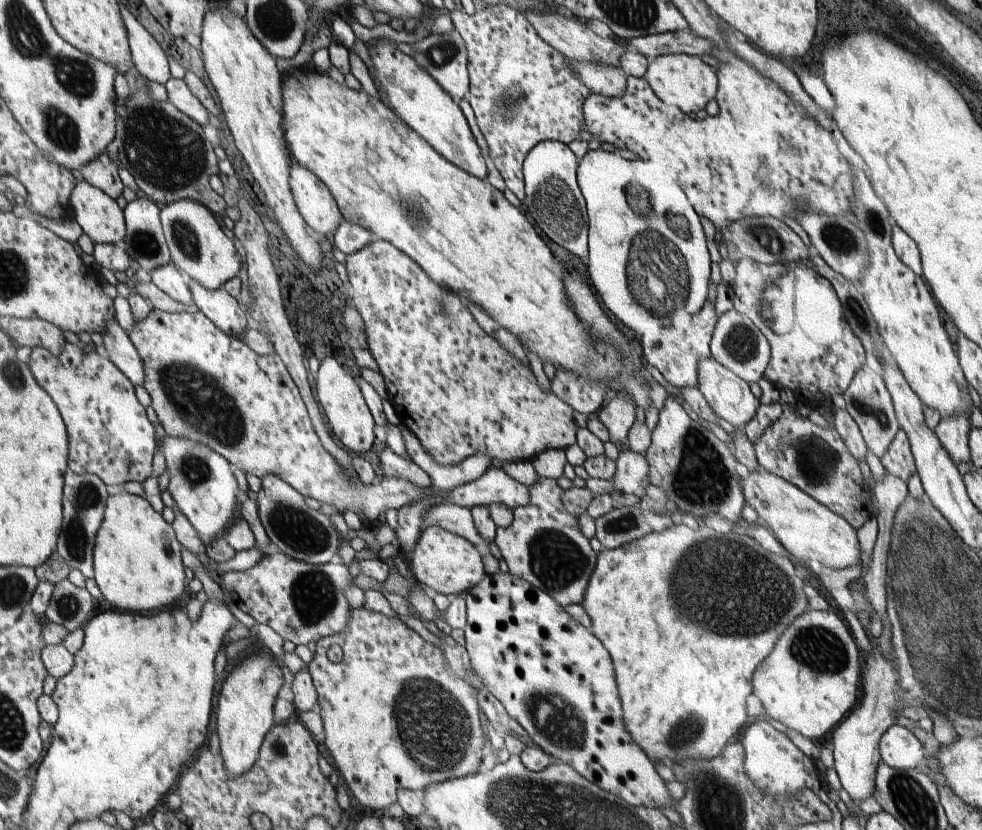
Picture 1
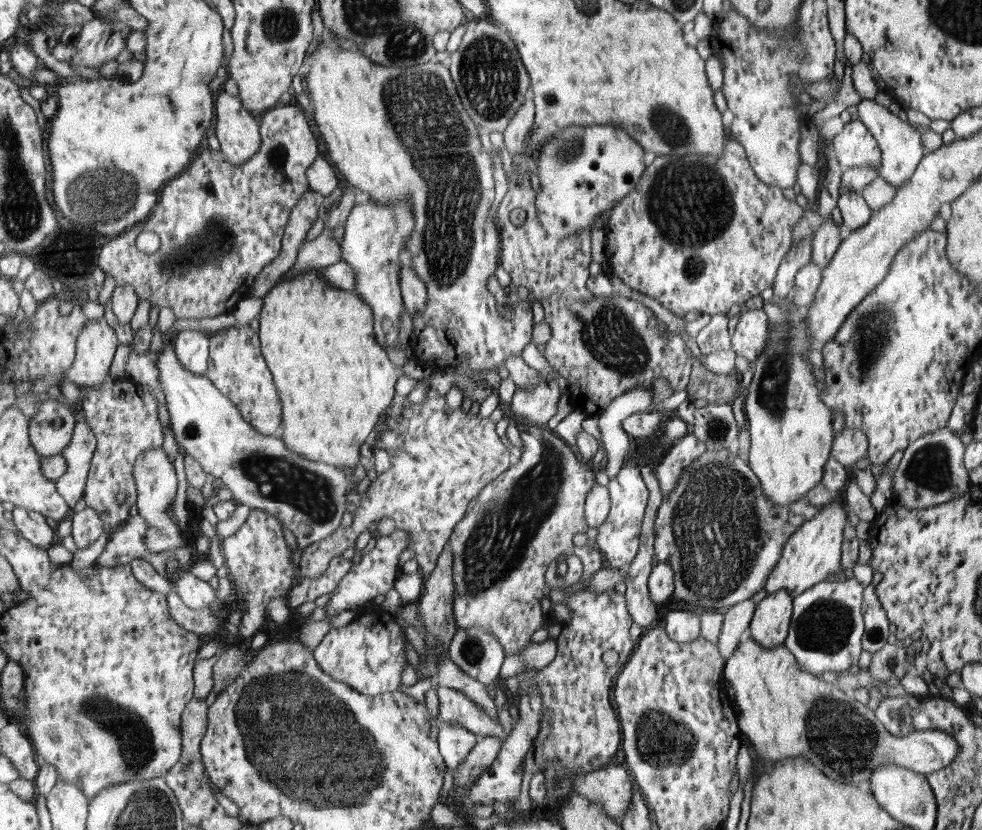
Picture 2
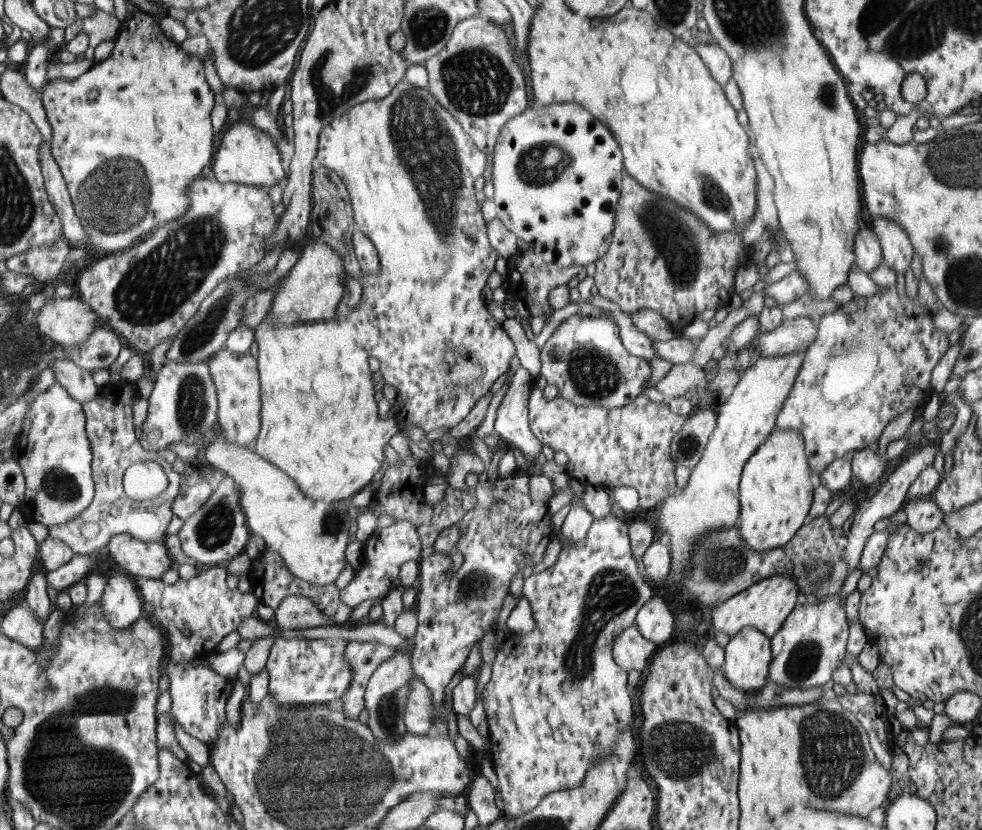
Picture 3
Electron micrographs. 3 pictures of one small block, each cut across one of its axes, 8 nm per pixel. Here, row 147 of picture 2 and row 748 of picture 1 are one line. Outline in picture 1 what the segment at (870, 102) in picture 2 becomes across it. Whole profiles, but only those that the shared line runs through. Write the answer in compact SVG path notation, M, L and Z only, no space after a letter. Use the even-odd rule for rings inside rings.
M892 725L880 738L881 760L890 768L916 769L926 757L924 746L906 727Z

